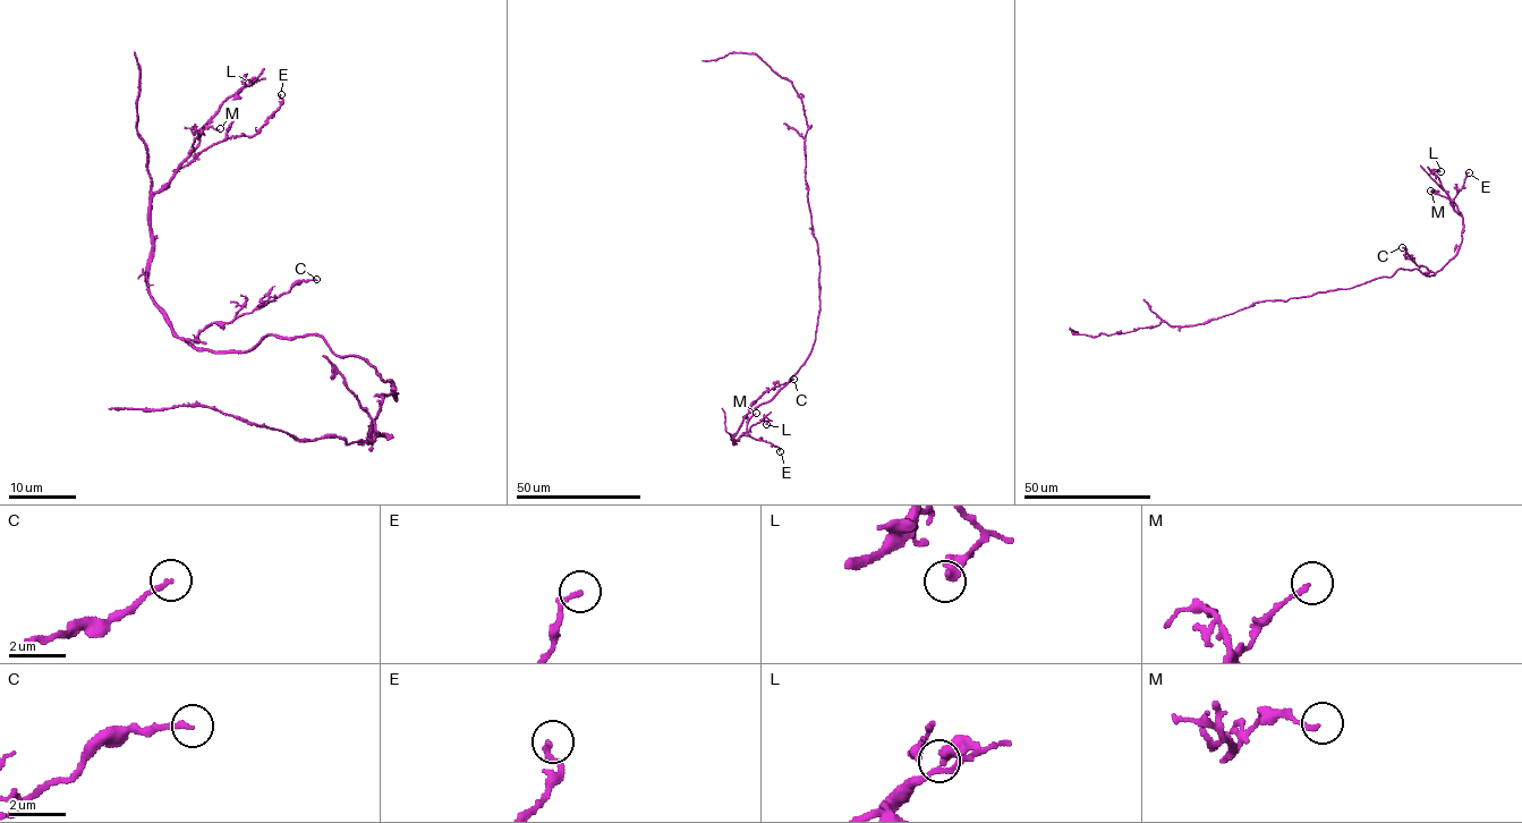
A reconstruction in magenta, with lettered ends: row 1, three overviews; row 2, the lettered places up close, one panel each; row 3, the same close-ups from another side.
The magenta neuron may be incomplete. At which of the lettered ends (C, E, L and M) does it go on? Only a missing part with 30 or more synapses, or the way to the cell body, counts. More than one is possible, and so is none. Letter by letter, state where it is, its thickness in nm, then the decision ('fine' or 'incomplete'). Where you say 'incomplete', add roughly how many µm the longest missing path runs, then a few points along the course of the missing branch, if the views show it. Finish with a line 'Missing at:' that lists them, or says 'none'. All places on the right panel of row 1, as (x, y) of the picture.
C: at (1402, 247); 160 nm thick; fine
E: at (1469, 172); 190 nm thick; fine
L: at (1440, 171); 440 nm thick; fine
M: at (1430, 191); 150 nm thick; fine
Missing at: none

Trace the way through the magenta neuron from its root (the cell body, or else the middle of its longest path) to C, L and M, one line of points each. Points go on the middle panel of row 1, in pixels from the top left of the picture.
C: (818, 277), (819, 311), (810, 355), (770, 400), (748, 409), (764, 393), (793, 379)
L: (818, 277), (819, 311), (810, 355), (770, 400), (746, 415), (733, 444), (765, 416), (766, 424)
M: (818, 277), (819, 311), (810, 355), (770, 400), (746, 415), (734, 435), (733, 444), (756, 413)

